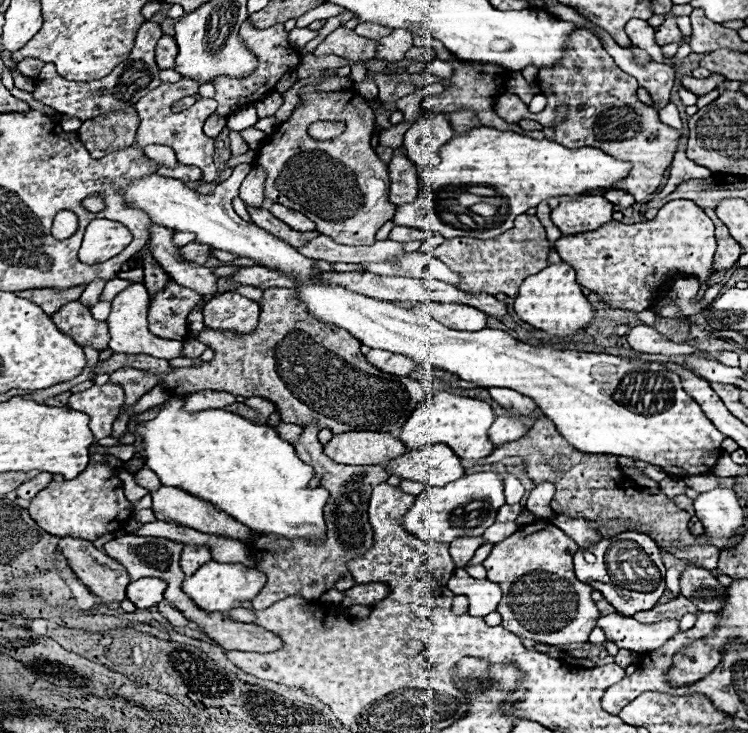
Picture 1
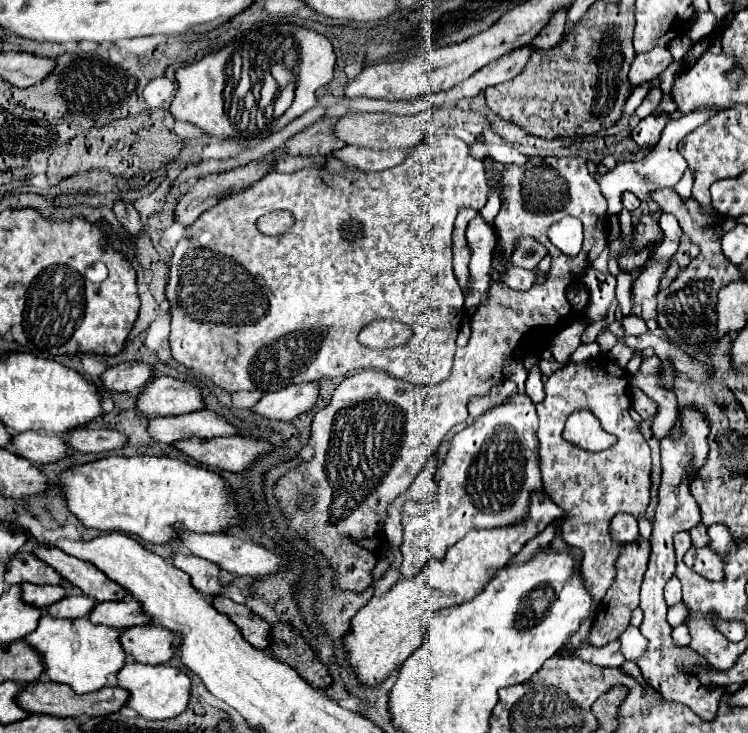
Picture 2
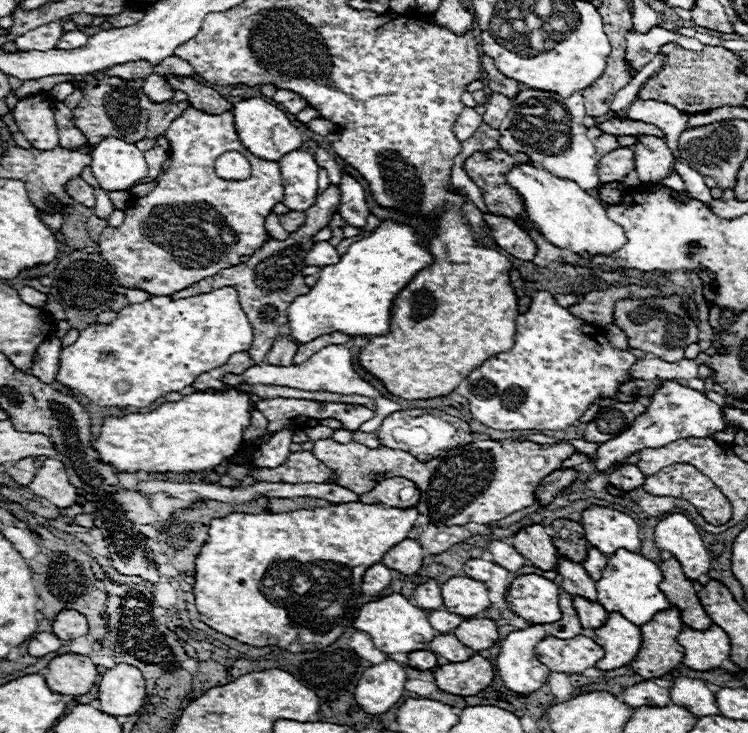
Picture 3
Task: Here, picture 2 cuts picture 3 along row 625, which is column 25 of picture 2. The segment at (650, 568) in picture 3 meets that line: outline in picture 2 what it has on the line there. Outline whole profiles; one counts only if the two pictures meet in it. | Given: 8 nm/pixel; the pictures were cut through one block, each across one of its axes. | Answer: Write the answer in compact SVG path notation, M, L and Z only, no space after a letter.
M46 614L38 622L38 628L22 640L40 654L44 674L52 682L70 684L76 694L88 694L106 686L108 676L124 666L126 654L118 642L118 634L118 630L104 624L92 624L90 620L58 620Z

